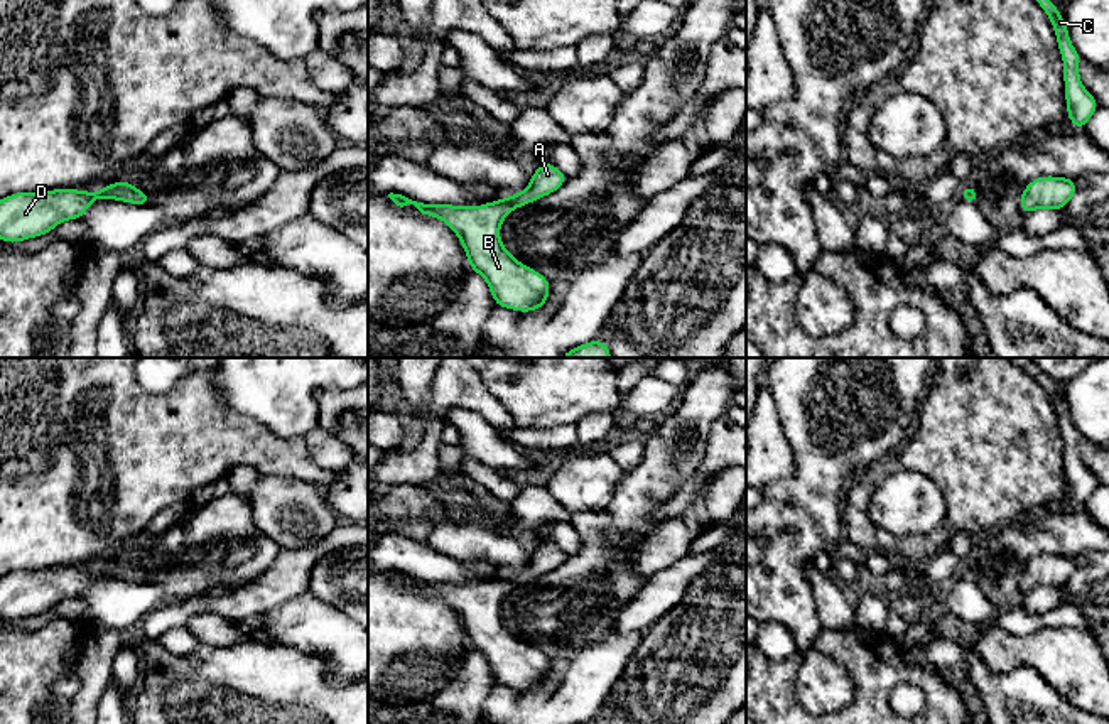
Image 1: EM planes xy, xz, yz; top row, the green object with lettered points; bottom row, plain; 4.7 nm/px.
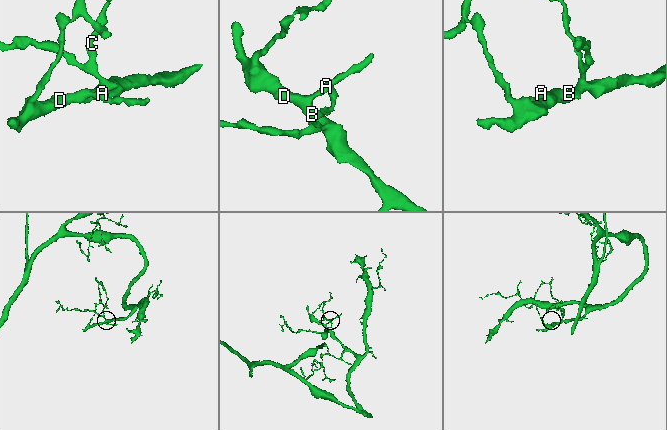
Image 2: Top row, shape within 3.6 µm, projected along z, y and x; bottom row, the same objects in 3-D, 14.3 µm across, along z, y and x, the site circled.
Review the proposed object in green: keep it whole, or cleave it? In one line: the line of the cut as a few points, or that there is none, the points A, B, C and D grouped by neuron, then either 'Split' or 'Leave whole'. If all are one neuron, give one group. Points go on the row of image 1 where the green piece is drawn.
No split. Groups: A B C D. Leave whole

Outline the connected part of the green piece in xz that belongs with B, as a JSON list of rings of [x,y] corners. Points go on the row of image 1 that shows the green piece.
[[[544,162],[525,191],[481,206],[424,204],[393,192],[388,197],[400,208],[414,204],[422,214],[442,219],[456,233],[469,268],[486,280],[496,307],[532,312],[545,307],[550,282],[511,257],[500,240],[500,226],[513,209],[555,192],[565,181],[560,169]]]

